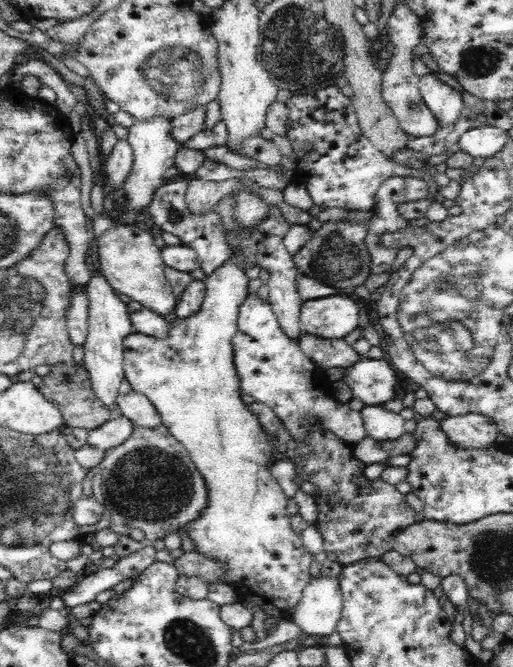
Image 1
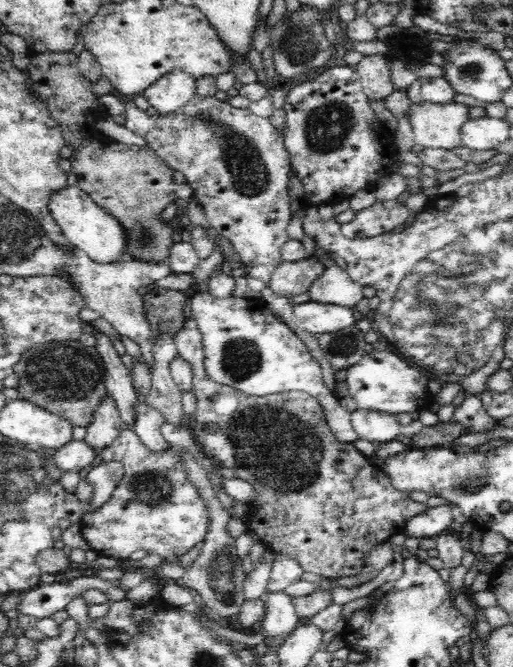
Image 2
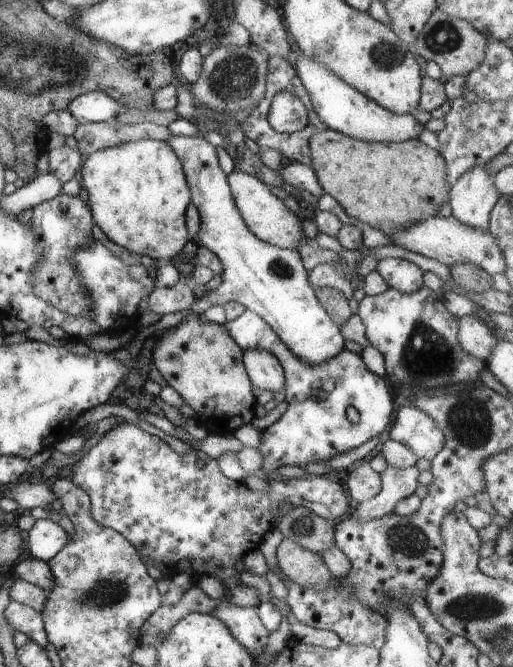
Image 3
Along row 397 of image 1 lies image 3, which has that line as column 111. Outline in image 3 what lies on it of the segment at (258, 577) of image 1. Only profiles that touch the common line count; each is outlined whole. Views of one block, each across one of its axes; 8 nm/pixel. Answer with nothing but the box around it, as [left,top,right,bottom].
[79,139,191,260]

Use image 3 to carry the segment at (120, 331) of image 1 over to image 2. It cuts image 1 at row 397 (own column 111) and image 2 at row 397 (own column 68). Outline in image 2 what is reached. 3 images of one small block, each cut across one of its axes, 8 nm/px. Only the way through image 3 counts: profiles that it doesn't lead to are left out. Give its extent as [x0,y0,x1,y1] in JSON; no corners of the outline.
[86,395,122,453]

